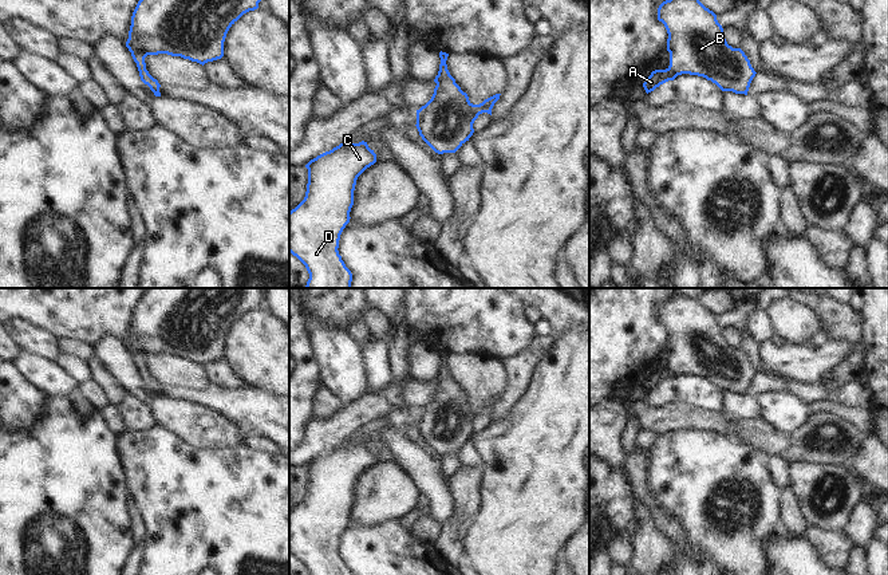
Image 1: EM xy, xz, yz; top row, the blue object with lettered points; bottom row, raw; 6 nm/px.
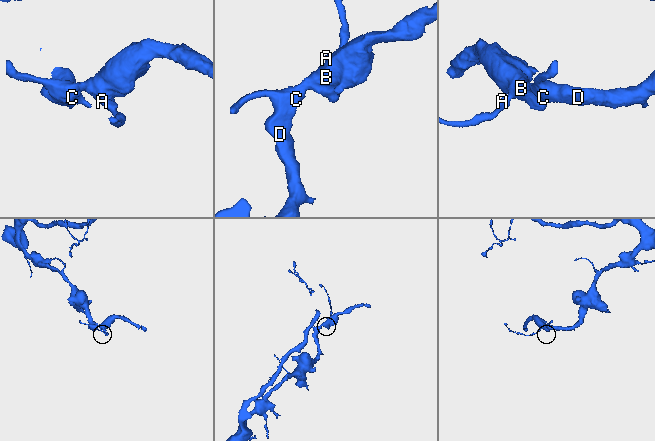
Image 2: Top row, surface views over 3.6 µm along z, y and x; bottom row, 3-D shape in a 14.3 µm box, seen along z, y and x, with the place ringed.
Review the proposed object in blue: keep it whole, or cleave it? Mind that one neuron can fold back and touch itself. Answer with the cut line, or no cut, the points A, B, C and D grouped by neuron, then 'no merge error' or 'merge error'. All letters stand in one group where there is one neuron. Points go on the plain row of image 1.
no cut | A B C D | no merge error

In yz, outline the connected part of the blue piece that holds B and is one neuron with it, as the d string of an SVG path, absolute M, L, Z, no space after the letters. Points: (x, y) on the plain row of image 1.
M675 294L659 306L658 320L668 334L670 366L651 373L643 383L647 394L678 375L690 374L711 381L722 391L747 395L757 373L741 348L727 344L717 315L698 298Z

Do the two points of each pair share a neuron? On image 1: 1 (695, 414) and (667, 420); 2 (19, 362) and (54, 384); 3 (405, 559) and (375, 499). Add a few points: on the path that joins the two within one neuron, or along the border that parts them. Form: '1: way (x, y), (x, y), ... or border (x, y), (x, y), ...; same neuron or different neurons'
1: way (689, 417), (674, 417); same neuron
2: way (27, 365), (46, 375); same neuron
3: border (399, 518), (373, 526), (355, 522); different neurons

